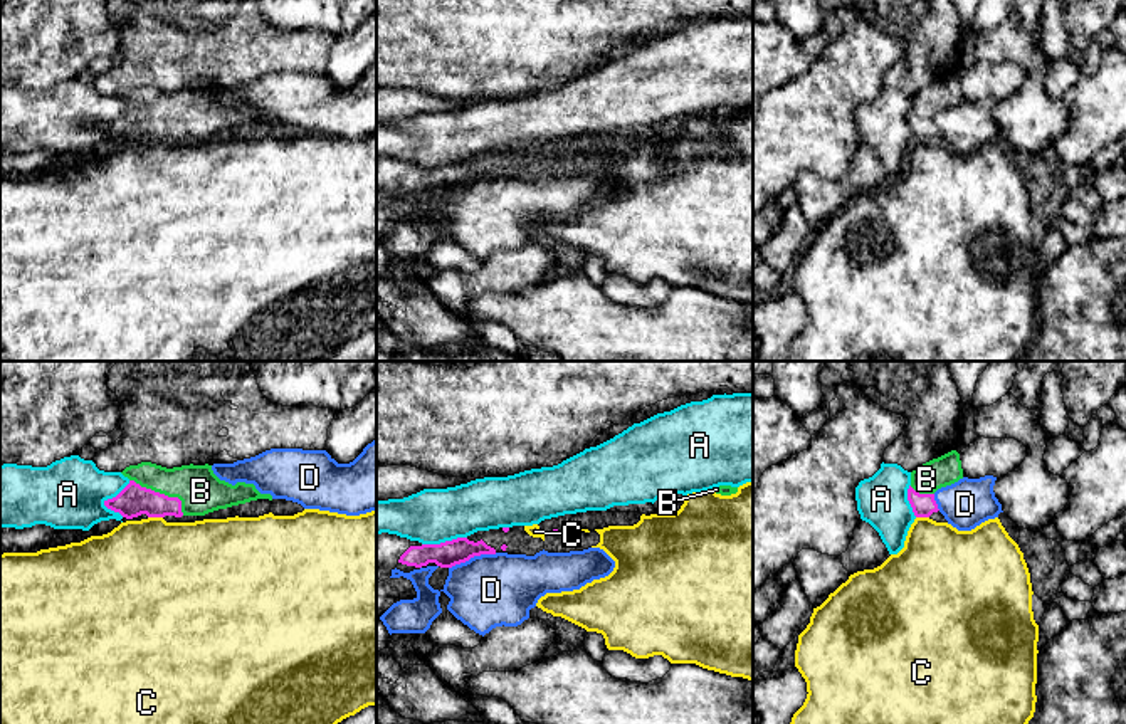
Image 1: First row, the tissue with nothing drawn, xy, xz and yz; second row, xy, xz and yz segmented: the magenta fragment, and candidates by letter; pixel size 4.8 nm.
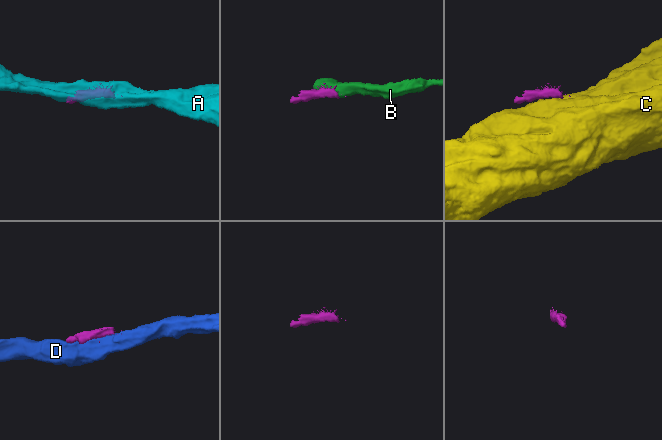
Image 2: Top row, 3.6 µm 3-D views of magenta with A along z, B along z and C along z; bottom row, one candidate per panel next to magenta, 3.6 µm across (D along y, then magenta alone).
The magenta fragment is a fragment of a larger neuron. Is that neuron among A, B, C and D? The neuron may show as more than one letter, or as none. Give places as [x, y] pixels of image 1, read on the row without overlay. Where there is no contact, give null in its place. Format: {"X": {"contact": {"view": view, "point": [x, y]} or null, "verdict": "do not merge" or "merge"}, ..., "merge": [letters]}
{"A": {"contact": {"view": "xy", "point": [108, 123]}, "verdict": "do not merge"}, "B": {"contact": {"view": "xy", "point": [162, 118]}, "verdict": "merge"}, "C": {"contact": {"view": "xy", "point": [155, 140]}, "verdict": "do not merge"}, "D": {"contact": {"view": "xz", "point": [473, 180]}, "verdict": "do not merge"}, "merge": ["B"]}

